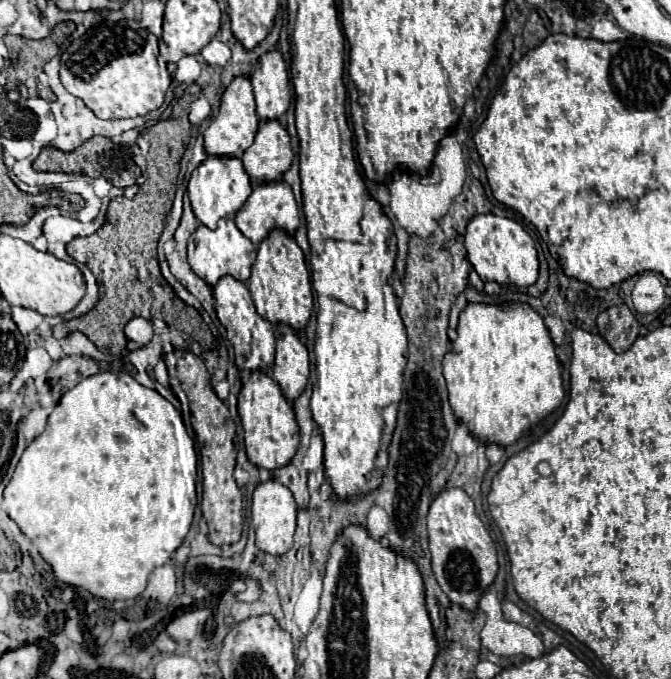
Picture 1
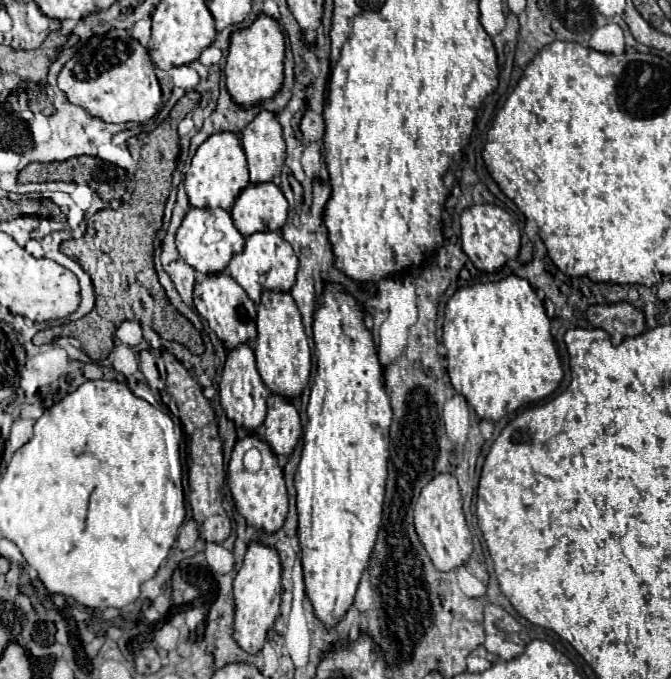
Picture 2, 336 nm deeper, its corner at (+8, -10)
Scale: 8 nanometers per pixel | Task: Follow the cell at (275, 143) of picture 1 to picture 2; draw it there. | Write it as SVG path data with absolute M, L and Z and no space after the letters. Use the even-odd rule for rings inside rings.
M250 184L232 208L234 226L242 236L258 230L278 232L288 218L288 202L276 184Z

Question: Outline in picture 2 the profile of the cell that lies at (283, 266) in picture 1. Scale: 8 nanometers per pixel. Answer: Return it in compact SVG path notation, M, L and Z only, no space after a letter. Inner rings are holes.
M264 292L258 304L258 338L256 338L256 364L264 384L274 392L282 394L284 398L298 398L310 380L310 346L304 334L302 316L296 308L296 302L290 294L284 292Z

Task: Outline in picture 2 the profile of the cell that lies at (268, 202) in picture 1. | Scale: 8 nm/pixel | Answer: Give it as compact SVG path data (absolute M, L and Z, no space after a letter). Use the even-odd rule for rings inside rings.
M256 232L246 238L246 246L240 254L236 254L228 264L228 274L246 290L250 300L258 304L258 298L266 290L282 290L290 292L294 286L294 278L298 272L298 258L292 246L278 232Z

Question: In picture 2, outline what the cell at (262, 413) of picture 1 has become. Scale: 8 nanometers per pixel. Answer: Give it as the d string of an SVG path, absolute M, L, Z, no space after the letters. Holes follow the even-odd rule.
M254 434L246 436L244 440L238 440L238 444L232 452L232 460L228 464L228 486L230 486L236 510L246 518L246 522L252 528L264 530L264 532L278 532L284 526L284 520L286 520L286 514L288 514L286 484L284 484L282 470L278 466L278 458L264 440L256 438ZM250 448L258 448L260 454L262 454L262 468L258 472L246 472L244 466L242 466L242 456Z

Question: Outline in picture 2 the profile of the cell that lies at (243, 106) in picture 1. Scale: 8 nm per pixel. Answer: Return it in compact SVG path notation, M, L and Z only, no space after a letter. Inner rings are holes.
M220 132L210 136L194 154L192 166L186 172L184 188L190 206L194 208L224 208L232 210L238 194L248 186L248 164L242 146L238 144L236 134Z

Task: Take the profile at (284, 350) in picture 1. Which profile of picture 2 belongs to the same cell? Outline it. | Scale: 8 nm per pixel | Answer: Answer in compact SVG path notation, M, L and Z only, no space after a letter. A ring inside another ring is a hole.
M272 394L268 398L264 438L276 456L290 456L300 440L300 416L290 400Z

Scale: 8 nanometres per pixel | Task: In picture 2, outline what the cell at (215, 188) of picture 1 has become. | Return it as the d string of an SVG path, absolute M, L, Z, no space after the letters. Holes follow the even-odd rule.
M190 208L182 226L178 228L176 246L178 246L178 252L184 258L184 262L190 264L196 272L218 274L218 272L226 270L226 266L234 254L242 252L244 236L236 230L232 216L226 210L222 210L222 208L216 208L216 210Z

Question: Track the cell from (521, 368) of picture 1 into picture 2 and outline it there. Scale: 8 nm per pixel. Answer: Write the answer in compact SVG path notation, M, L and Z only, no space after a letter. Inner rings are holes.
M510 274L498 282L458 288L446 304L442 344L448 350L448 376L454 390L468 400L468 404L482 420L496 422L528 402L546 398L558 388L560 380L564 378L560 358L552 342L550 318L546 316L544 304L536 296L530 282L516 274Z

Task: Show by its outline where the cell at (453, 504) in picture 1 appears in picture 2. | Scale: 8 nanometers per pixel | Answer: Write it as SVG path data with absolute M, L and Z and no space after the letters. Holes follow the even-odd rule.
M438 474L432 478L420 492L420 498L414 506L414 526L424 544L426 552L430 554L434 566L442 572L462 566L472 554L472 536L466 526L462 514L462 496L458 488L458 480L452 474Z

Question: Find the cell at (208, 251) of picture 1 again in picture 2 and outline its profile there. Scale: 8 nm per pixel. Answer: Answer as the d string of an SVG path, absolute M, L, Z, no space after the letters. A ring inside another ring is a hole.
M220 272L202 278L194 288L194 304L198 314L208 322L208 326L216 332L228 350L234 350L242 344L252 344L256 340L256 304L230 274Z

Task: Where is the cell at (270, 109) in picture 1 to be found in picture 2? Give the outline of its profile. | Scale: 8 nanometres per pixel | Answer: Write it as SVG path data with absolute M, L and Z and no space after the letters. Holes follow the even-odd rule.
M262 110L242 132L242 148L248 160L250 182L272 182L286 158L286 144L276 116Z

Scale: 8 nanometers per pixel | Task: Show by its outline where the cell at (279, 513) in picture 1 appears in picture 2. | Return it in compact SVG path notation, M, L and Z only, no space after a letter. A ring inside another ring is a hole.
M250 542L244 564L234 578L234 640L248 654L258 654L266 644L268 632L274 628L282 596L280 576L282 566L278 552L258 542Z

